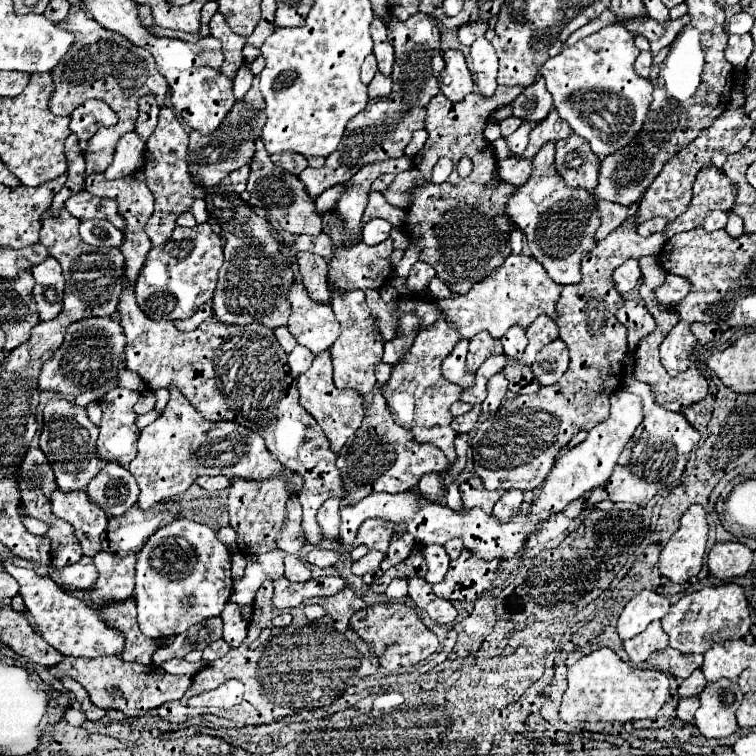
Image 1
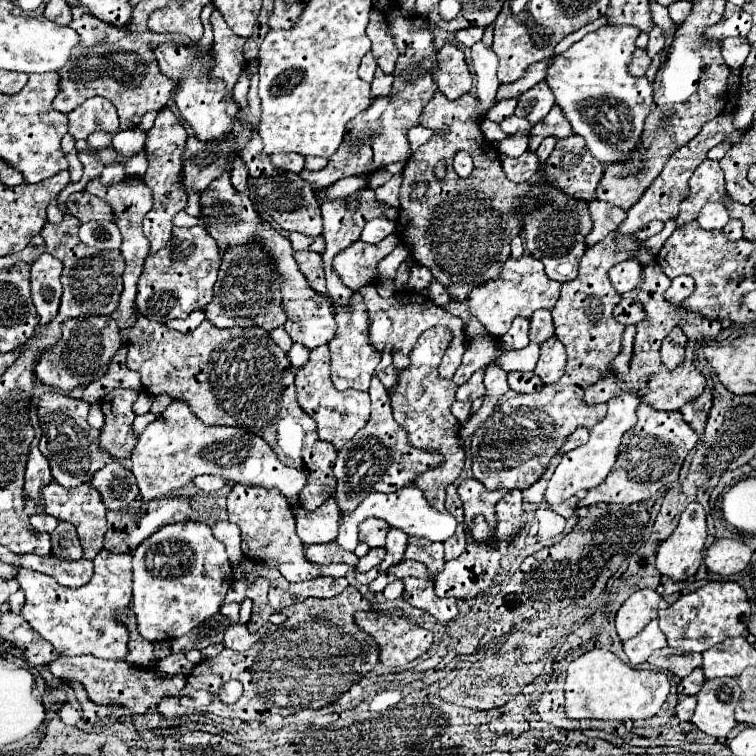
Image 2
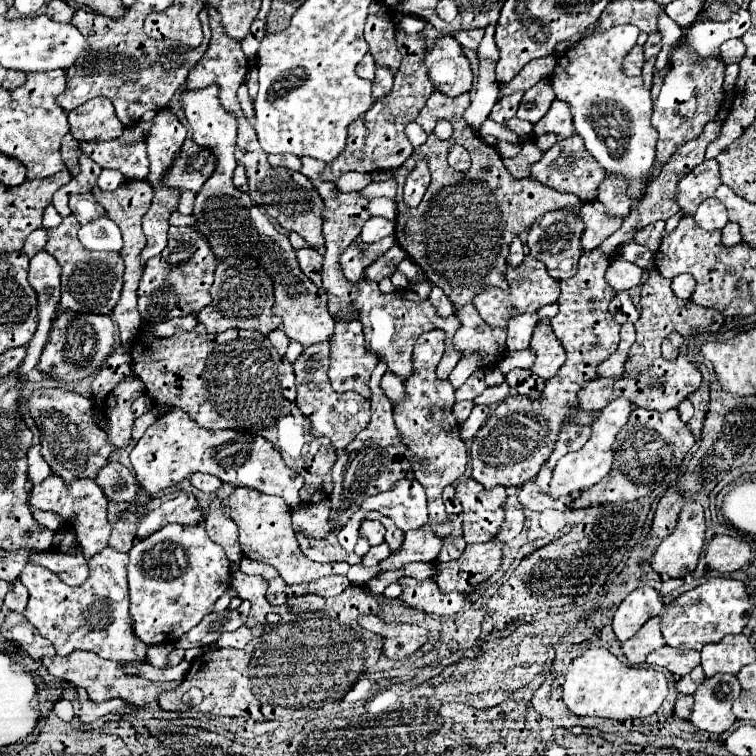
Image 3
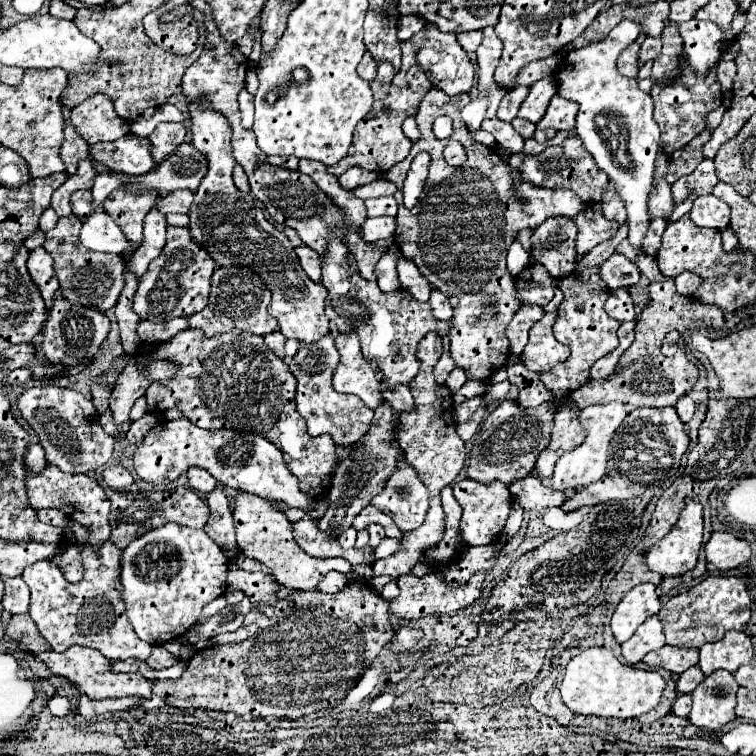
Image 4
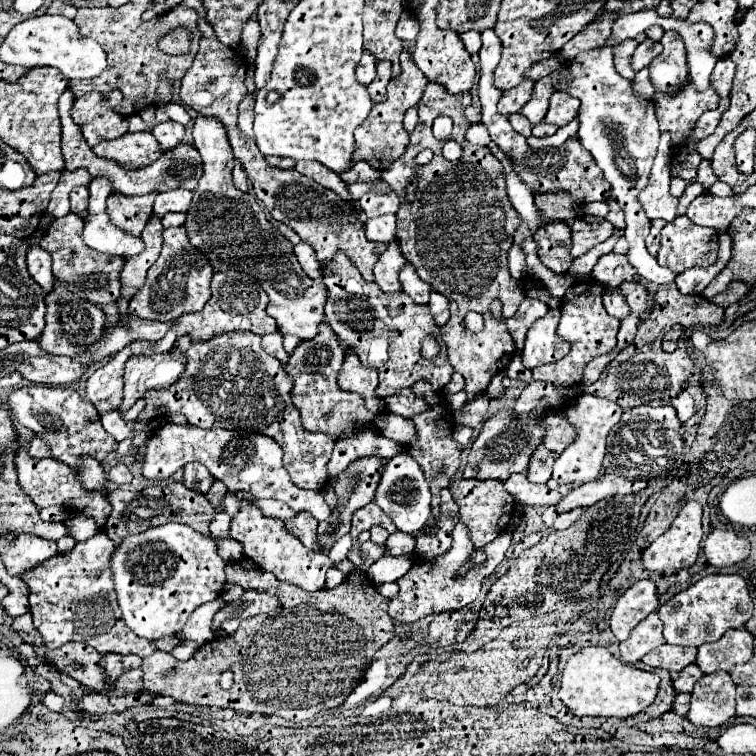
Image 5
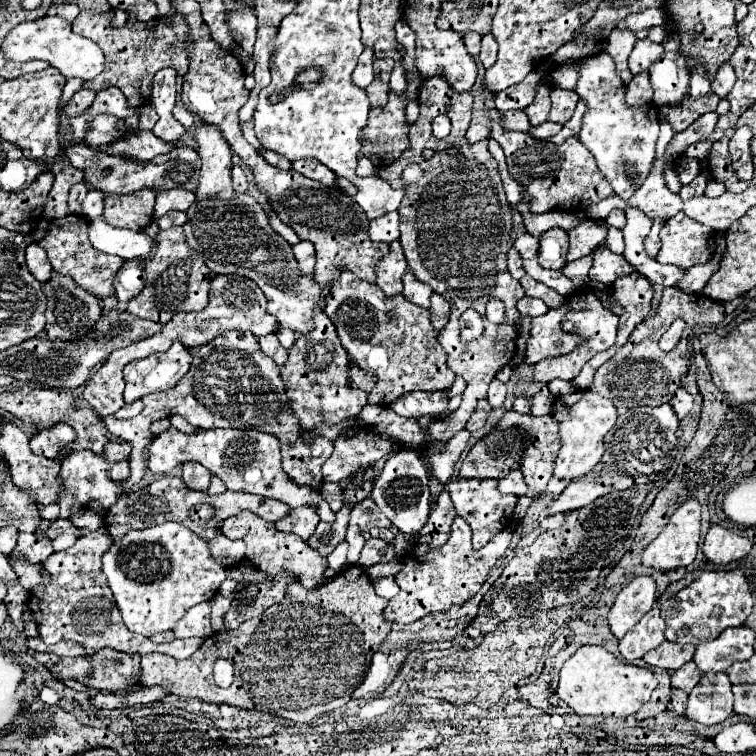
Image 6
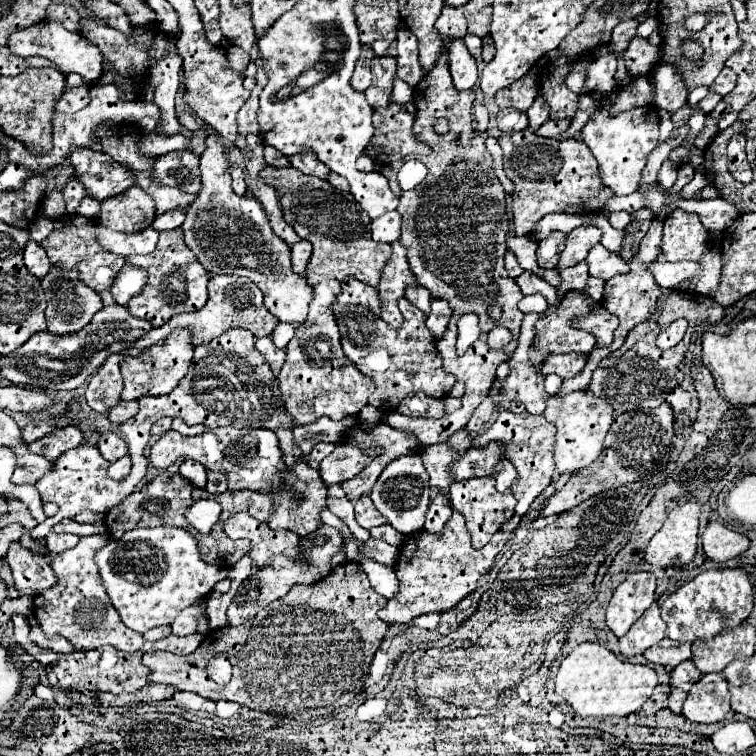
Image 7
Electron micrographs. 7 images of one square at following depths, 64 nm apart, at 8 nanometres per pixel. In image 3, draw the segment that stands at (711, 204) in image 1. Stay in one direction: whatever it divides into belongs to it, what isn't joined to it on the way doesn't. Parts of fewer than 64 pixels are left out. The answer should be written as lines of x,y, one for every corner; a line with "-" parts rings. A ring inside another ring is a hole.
704,160
700,166
696,166
678,182
676,188
676,200
682,214
696,212
696,204
700,204
700,200
712,198
720,184
716,160

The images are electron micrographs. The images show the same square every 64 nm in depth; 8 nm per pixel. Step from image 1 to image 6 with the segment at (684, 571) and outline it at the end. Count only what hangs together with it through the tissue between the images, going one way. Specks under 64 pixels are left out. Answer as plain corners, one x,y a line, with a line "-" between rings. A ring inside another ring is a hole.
684,502
642,554
642,564
668,572
692,564
700,540
700,504

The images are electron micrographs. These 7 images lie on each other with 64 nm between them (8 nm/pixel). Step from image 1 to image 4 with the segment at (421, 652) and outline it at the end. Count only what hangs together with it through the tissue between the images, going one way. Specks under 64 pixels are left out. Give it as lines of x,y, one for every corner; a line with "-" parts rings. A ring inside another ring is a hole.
402,626
402,628
398,628
398,634
392,640
392,650
394,652
408,652
408,650
412,650
412,646
416,646
416,642
420,638
422,638
420,630

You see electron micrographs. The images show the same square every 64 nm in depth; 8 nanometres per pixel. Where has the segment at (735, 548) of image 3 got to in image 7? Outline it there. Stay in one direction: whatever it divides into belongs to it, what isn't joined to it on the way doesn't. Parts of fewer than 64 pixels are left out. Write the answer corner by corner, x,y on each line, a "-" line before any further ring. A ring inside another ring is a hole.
710,520
702,534
702,548
706,556
714,562
724,562
734,556
740,556
748,546
750,540
744,534
734,532
716,520

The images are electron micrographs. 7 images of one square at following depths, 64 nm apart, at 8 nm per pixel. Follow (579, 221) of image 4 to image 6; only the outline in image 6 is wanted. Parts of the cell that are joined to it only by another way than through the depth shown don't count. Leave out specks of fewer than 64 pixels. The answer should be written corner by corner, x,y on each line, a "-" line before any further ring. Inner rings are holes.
582,220
580,226
576,226
574,230
568,232
570,236
570,248
566,254
568,262
574,262
582,256
588,256
590,252
596,250
596,246
600,246
604,242
604,224
596,224
596,220

